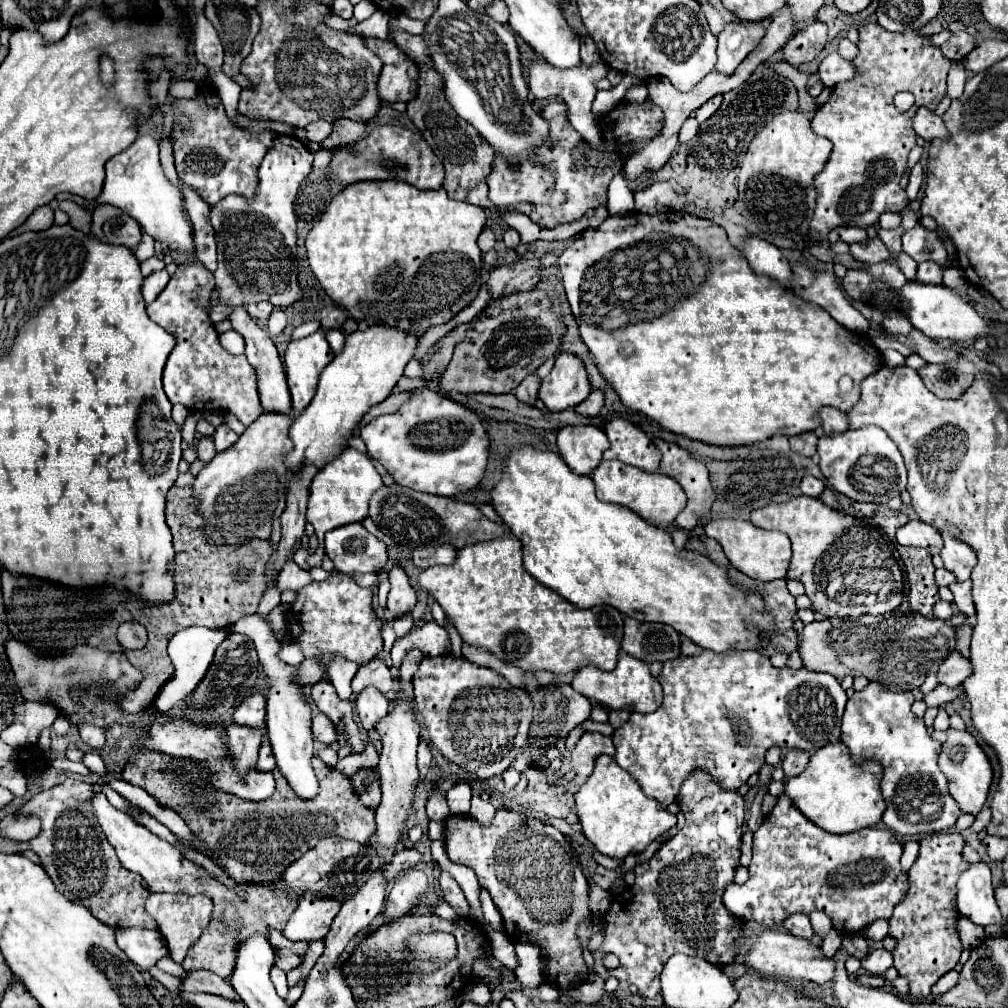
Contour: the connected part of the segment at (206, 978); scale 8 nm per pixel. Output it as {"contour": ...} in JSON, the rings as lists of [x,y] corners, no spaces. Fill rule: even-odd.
{"contour":[[[206,969],[188,971],[180,981],[182,981],[182,991],[202,991],[202,993],[214,993],[226,999],[238,999],[236,991],[226,979]]]}

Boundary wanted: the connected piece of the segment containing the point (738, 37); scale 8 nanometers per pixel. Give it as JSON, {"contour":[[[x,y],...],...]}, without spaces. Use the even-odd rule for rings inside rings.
{"contour":[[[764,21],[758,23],[730,23],[718,35],[718,73],[732,73],[756,49],[764,37]]]}

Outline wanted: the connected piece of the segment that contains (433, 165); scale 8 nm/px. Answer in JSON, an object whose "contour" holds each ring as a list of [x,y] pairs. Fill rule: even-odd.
{"contour":[[[378,127],[368,137],[356,143],[356,155],[348,149],[340,149],[330,163],[334,177],[342,181],[342,185],[350,185],[356,181],[406,181],[418,189],[440,189],[444,179],[444,167],[440,159],[432,153],[432,149],[424,143],[424,139],[412,133],[406,127]]]}

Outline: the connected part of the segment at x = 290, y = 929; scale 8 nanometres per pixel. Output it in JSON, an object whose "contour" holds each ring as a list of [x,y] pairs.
{"contour":[[[304,893],[300,897],[298,909],[284,929],[284,937],[290,941],[314,941],[324,939],[332,919],[338,915],[342,901],[328,899],[316,893]]]}

